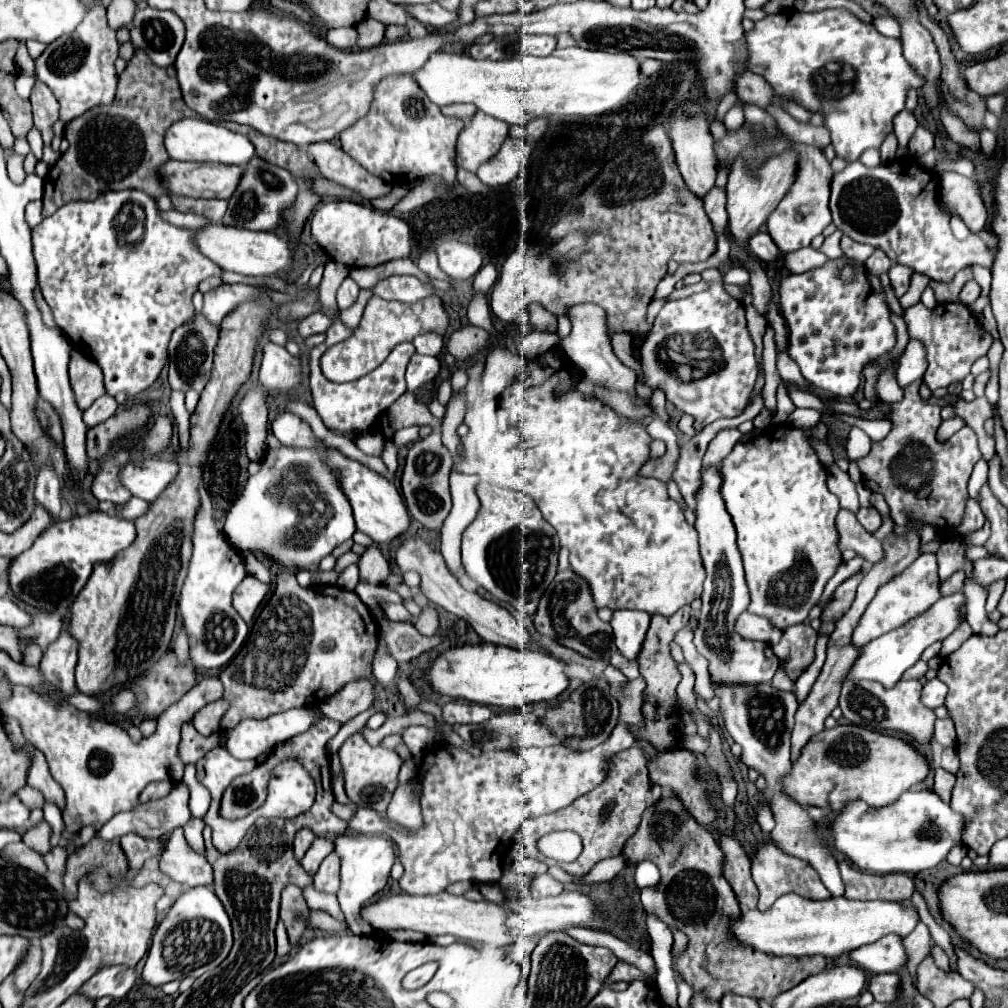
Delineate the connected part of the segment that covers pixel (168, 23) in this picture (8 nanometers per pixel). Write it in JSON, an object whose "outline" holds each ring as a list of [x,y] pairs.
{"outline":[[[145,8],[135,12],[131,26],[131,42],[135,48],[147,52],[147,56],[161,68],[175,62],[185,40],[185,24],[173,10]]]}

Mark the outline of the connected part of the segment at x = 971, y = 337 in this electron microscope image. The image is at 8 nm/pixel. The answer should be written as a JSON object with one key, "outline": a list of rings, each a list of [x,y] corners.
{"outline":[[[937,304],[937,308],[929,310],[929,308],[909,308],[905,310],[905,322],[909,328],[909,334],[913,338],[919,338],[925,342],[927,348],[927,360],[929,360],[929,368],[925,372],[925,382],[929,388],[947,388],[953,382],[961,382],[969,370],[971,364],[987,354],[993,338],[989,332],[981,330],[979,320],[971,314],[969,308],[965,308],[963,304]]]}

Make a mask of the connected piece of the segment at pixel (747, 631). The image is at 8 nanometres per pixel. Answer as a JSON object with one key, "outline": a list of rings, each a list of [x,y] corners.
{"outline":[[[743,612],[735,620],[735,632],[747,640],[761,640],[765,644],[777,644],[783,636],[779,630],[771,628],[767,620],[763,620],[761,616],[751,616],[749,612]]]}

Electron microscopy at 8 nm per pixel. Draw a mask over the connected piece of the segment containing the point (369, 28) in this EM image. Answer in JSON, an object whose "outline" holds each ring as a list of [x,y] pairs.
{"outline":[[[367,17],[357,25],[357,32],[359,36],[356,43],[357,47],[369,49],[382,42],[385,25],[371,17]]]}

